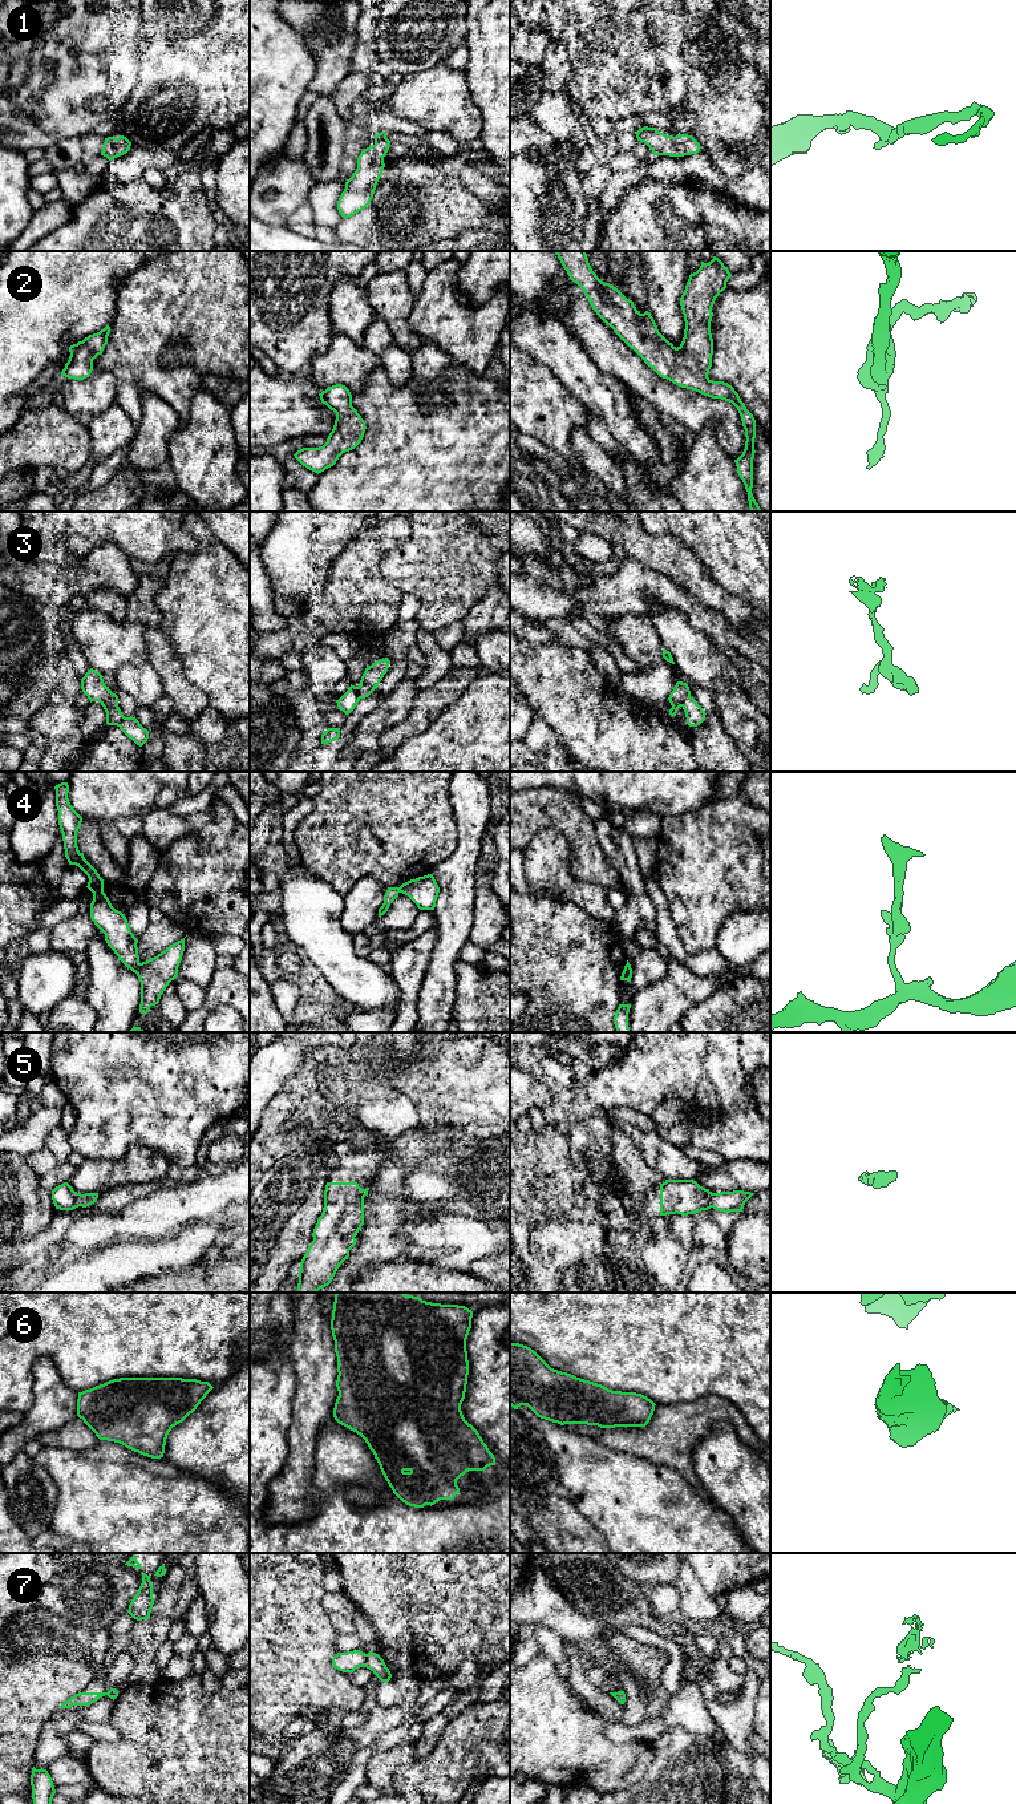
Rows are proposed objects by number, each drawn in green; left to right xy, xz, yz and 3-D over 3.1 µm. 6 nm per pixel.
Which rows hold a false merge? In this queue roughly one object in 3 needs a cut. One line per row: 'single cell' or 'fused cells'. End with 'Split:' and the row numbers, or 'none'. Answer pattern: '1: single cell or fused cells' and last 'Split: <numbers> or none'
1: single cell
2: single cell
3: fused cells
4: fused cells
5: single cell
6: single cell
7: fused cells
Split: 3, 4, 7

